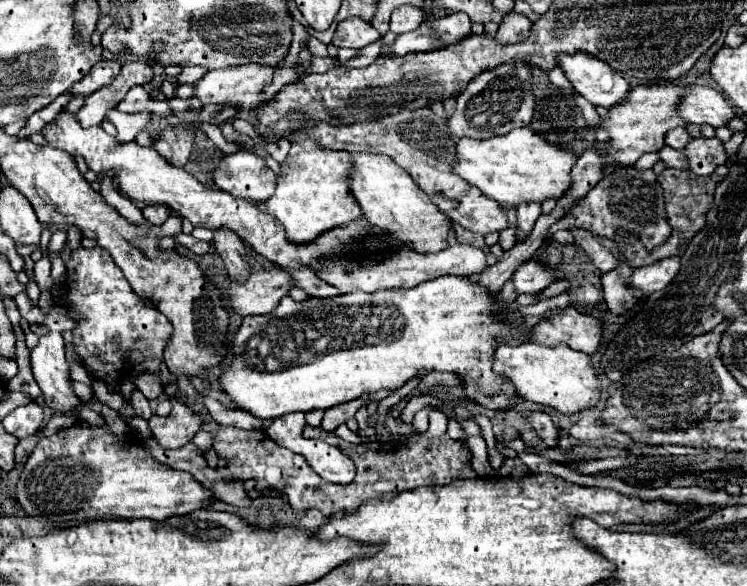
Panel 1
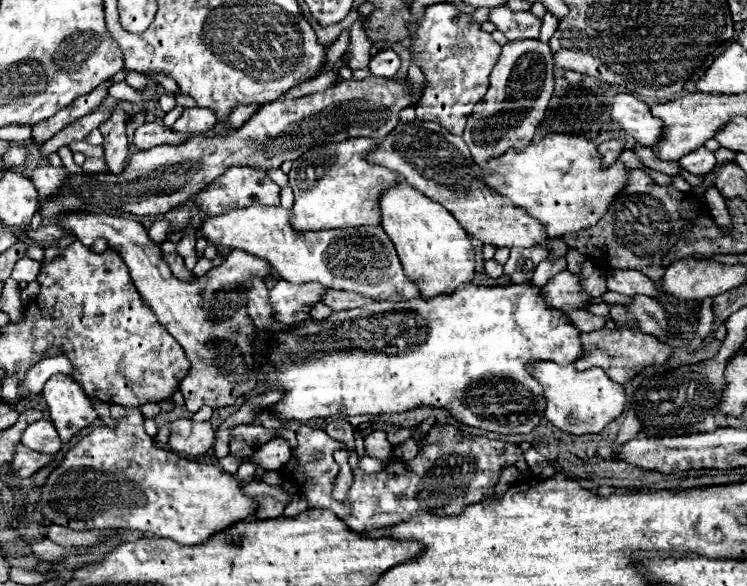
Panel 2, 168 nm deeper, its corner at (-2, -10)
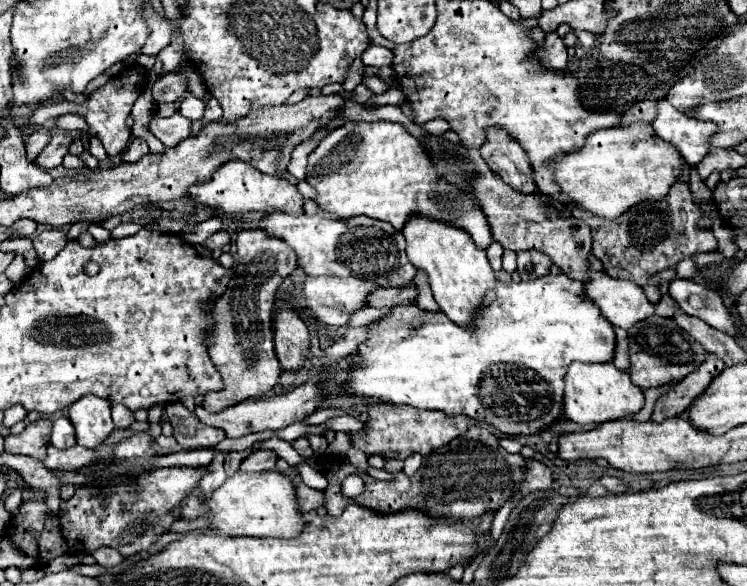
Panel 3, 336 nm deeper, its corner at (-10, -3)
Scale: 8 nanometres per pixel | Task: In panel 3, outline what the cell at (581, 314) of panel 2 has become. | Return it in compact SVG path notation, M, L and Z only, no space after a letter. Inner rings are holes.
M614 326L616 332L616 358L614 358L614 366L620 370L628 370L628 334L626 330Z

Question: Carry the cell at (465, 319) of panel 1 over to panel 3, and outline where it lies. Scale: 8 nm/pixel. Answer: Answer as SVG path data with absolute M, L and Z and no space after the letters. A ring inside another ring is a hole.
M548 274L530 282L510 282L510 284L500 284L496 282L494 288L490 288L486 292L486 304L480 306L470 322L470 326L458 326L452 320L448 320L448 316L444 316L444 312L428 312L428 310L420 310L416 304L400 304L396 308L392 308L386 316L382 316L380 320L368 324L368 338L358 344L356 352L350 354L350 358L356 358L356 362L352 366L348 366L346 374L346 382L342 384L342 390L348 396L358 396L360 400L382 400L382 402L392 402L396 406L414 406L414 408L422 408L422 410L442 410L446 414L464 414L468 418L474 418L478 422L484 422L488 426L494 426L496 430L500 430L502 434L510 434L510 436L520 436L520 434L538 434L544 428L548 428L552 422L556 422L562 414L562 380L564 374L570 366L570 362L578 360L578 362L610 362L614 358L614 330L610 326L608 320L602 318L600 310L582 298L582 282L576 282L564 274Z

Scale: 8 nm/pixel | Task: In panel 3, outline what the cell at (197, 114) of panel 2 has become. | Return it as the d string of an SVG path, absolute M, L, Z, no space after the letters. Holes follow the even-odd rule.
M174 114L170 118L154 116L150 120L150 132L164 144L164 146L176 146L180 140L184 140L192 132L192 120L184 118L182 114Z

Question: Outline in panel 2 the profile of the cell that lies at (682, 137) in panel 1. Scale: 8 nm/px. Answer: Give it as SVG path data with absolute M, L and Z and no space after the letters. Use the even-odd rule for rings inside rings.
M700 147L700 151L684 155L684 159L680 159L680 165L694 175L708 175L716 165L716 157L706 147Z

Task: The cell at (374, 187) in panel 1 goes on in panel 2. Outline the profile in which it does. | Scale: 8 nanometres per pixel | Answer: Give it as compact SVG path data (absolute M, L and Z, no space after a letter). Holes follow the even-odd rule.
M396 183L394 187L388 187L380 199L382 209L382 227L388 233L388 237L394 241L398 257L402 261L404 273L410 281L414 281L420 287L420 297L432 299L436 295L450 295L458 289L462 283L470 283L474 279L474 247L464 231L464 227L454 219L452 213L448 213L440 203L432 201L430 197L422 195L408 183Z

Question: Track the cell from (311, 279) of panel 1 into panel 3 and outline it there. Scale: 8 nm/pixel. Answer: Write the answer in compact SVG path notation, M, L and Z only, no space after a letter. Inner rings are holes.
M414 284L404 288L376 288L368 294L366 304L372 308L392 308L396 304L408 304L416 300Z

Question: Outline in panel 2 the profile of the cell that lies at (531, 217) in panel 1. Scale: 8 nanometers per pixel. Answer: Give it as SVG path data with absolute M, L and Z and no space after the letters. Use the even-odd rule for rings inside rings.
M532 247L532 249L512 249L510 259L504 265L504 273L510 277L512 283L522 283L522 281L532 281L532 273L538 267L540 261L548 257L548 251L542 247Z

